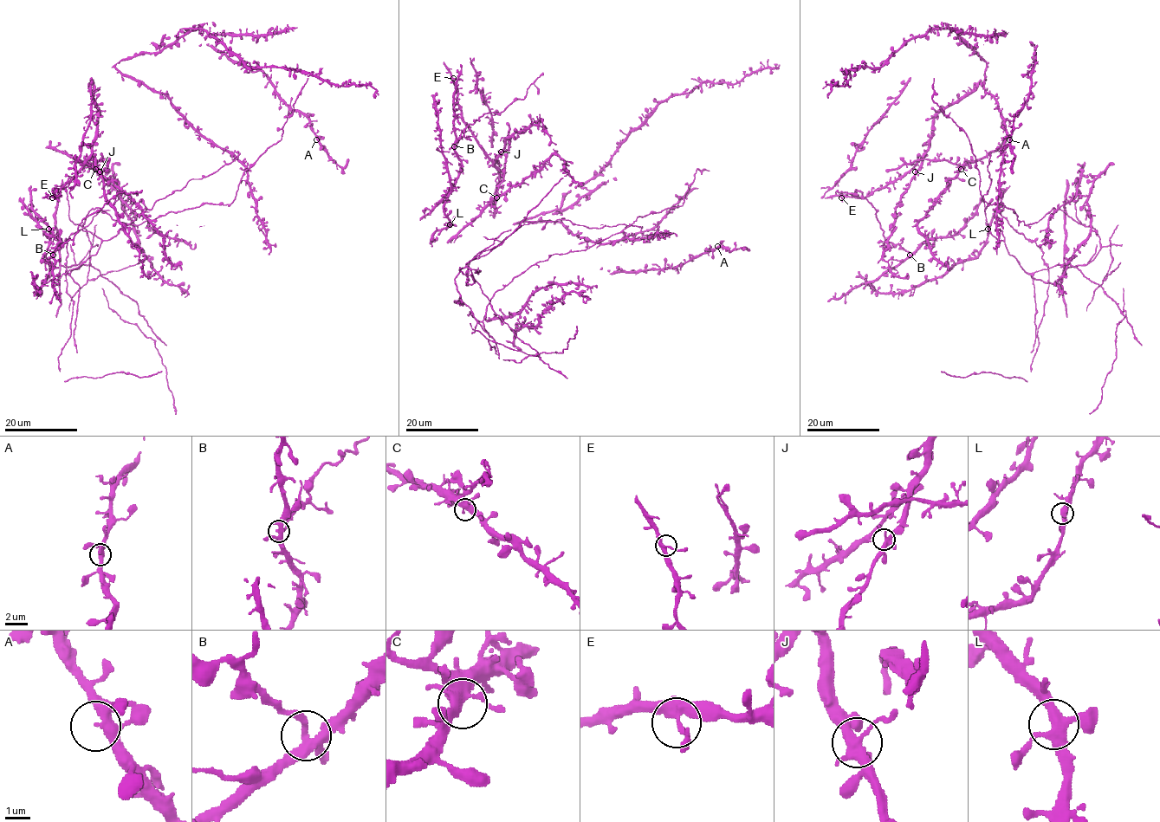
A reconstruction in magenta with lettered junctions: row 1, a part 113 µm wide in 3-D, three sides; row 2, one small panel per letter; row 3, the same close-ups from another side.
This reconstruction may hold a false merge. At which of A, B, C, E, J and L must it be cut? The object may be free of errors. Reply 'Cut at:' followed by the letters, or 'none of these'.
Cut at: B

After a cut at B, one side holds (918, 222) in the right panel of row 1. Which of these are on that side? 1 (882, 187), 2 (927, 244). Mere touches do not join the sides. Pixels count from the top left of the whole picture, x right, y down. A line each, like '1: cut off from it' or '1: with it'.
1: with it
2: with it

